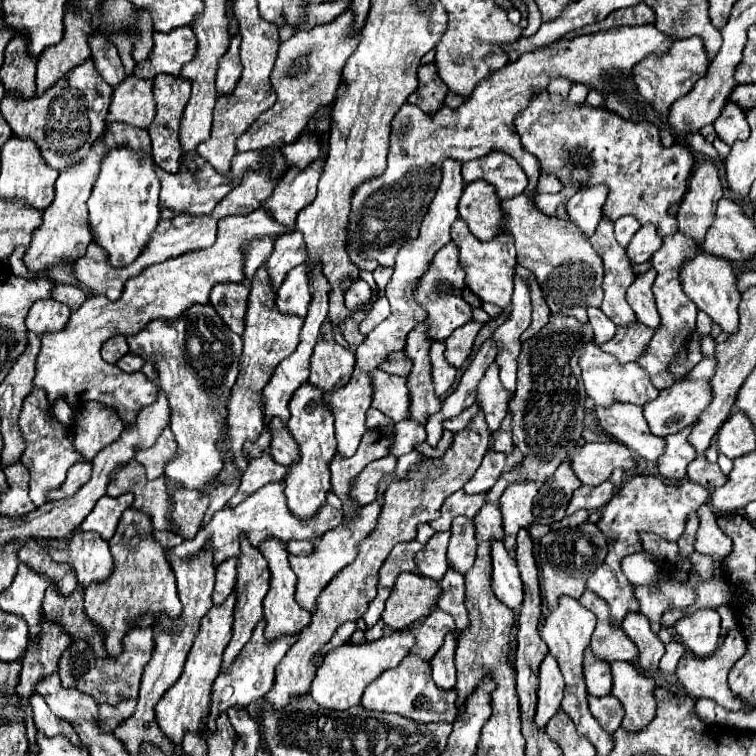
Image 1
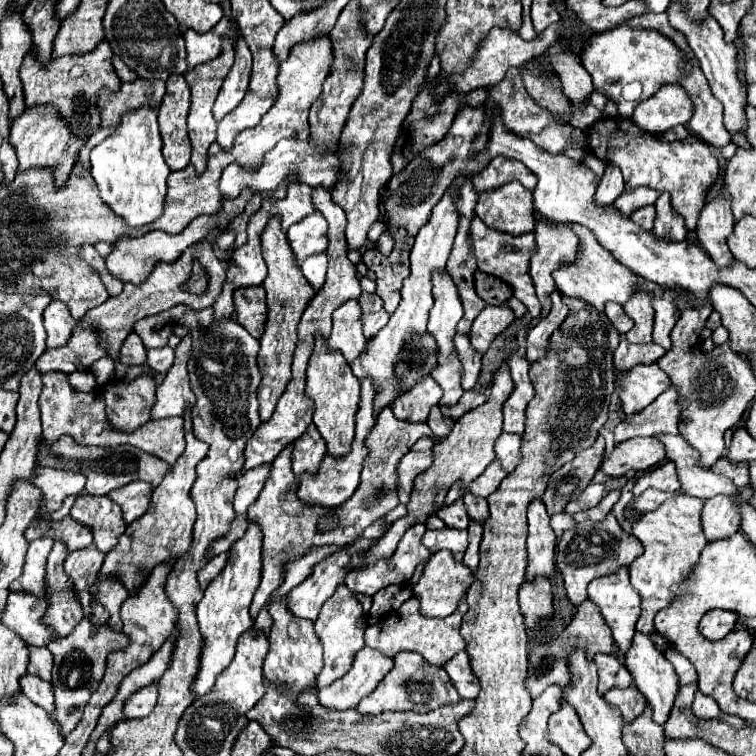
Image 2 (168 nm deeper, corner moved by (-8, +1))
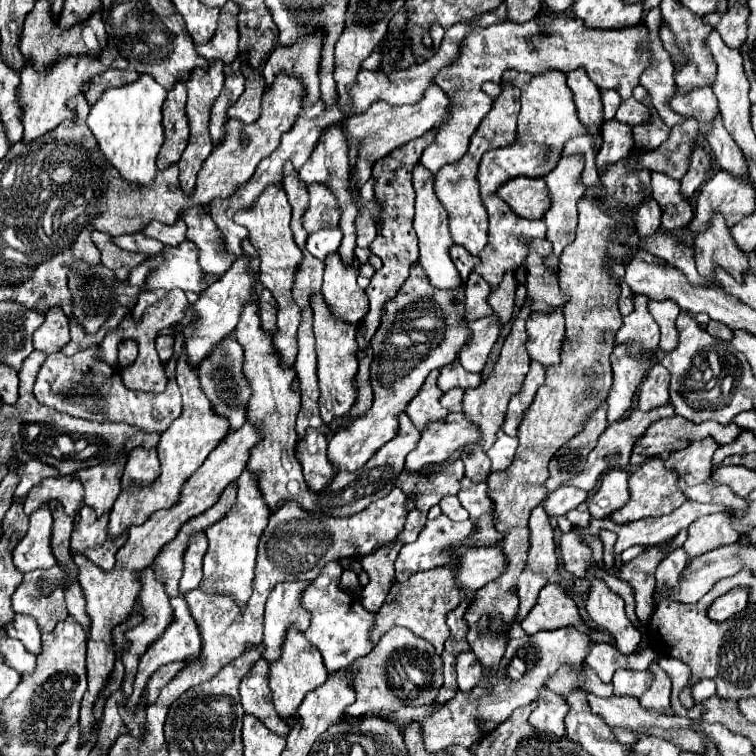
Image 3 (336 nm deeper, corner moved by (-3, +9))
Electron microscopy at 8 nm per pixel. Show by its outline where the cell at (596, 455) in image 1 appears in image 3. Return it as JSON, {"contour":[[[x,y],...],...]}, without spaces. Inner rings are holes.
{"contour":[[[673,415],[669,419],[659,419],[647,427],[643,437],[637,439],[631,453],[647,455],[647,457],[665,457],[677,449],[687,447],[693,439],[703,439],[711,435],[717,443],[729,443],[741,433],[741,429],[735,423],[719,425],[715,421],[705,423],[689,423],[683,421],[683,417]]]}

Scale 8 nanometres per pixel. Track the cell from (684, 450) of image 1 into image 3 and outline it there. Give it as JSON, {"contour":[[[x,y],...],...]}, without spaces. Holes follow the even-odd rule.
{"contour":[[[653,457],[647,463],[643,463],[635,473],[631,473],[629,477],[629,501],[617,509],[611,517],[615,517],[615,521],[623,523],[623,521],[635,521],[635,519],[645,519],[645,517],[661,517],[667,513],[673,513],[679,505],[683,505],[683,495],[679,493],[679,489],[675,487],[677,481],[677,473],[667,469],[663,465],[661,457]]]}

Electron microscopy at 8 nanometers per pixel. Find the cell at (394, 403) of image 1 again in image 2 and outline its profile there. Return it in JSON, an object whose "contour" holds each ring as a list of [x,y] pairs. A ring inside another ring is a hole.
{"contour":[[[428,375],[422,381],[418,381],[412,391],[400,395],[392,405],[392,411],[402,421],[426,423],[430,409],[438,405],[440,397],[440,385],[436,385],[436,381]]]}

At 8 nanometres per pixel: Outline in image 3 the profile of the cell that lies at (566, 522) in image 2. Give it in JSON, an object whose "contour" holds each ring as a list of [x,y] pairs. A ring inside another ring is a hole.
{"contour":[[[573,509],[573,511],[569,511],[569,513],[567,513],[567,519],[569,519],[573,525],[583,527],[583,525],[587,525],[587,523],[589,523],[591,515],[589,515],[589,511],[583,511],[583,509]]]}

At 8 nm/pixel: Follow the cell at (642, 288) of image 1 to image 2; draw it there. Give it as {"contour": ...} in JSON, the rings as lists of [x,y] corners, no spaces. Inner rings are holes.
{"contour":[[[654,297],[652,305],[656,311],[656,315],[654,315],[654,343],[662,345],[668,351],[670,349],[670,331],[678,321],[680,309],[662,297]]]}

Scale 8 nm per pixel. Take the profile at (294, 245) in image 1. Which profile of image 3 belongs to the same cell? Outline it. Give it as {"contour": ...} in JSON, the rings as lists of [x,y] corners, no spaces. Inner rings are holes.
{"contour":[[[311,185],[309,205],[303,213],[303,229],[307,233],[315,233],[317,229],[329,229],[339,223],[339,205],[323,185]]]}

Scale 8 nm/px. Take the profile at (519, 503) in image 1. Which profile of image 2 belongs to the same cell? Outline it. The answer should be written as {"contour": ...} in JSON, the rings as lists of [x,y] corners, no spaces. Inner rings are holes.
{"contour":[[[532,501],[528,507],[528,571],[526,577],[556,577],[554,547],[556,535],[550,527],[550,515],[542,501]]]}

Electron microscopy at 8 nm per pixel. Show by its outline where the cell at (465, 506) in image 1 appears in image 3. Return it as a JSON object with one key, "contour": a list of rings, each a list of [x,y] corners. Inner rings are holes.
{"contour":[[[447,495],[447,497],[443,497],[443,501],[439,503],[439,507],[441,507],[441,511],[443,511],[449,519],[453,519],[453,521],[465,521],[465,519],[469,519],[469,513],[461,507],[457,495]]]}

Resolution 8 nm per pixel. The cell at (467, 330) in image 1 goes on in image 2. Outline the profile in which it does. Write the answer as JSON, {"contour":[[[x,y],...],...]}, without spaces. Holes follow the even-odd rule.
{"contour":[[[486,305],[480,311],[480,315],[476,317],[472,331],[470,331],[470,339],[472,339],[474,349],[484,353],[490,347],[490,343],[494,341],[494,337],[498,333],[502,333],[514,319],[516,317],[508,305],[500,305],[500,307]]]}

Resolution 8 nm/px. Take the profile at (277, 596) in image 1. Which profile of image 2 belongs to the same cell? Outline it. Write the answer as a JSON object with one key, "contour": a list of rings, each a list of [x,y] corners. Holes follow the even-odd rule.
{"contour":[[[286,597],[268,605],[270,615],[274,619],[272,633],[268,637],[270,651],[264,661],[264,677],[274,687],[278,687],[288,699],[298,699],[300,693],[308,689],[316,689],[316,677],[322,671],[322,645],[314,633],[314,621],[296,619],[286,609]]]}

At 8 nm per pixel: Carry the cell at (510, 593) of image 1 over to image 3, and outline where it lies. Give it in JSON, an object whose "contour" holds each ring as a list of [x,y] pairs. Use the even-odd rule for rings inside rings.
{"contour":[[[547,583],[541,593],[537,603],[533,605],[533,609],[529,611],[529,615],[521,621],[521,627],[527,635],[539,633],[539,631],[551,631],[551,629],[559,629],[559,627],[579,627],[585,633],[591,635],[593,643],[599,641],[609,641],[609,635],[603,631],[591,631],[587,629],[587,625],[581,621],[579,611],[573,603],[573,599],[569,595],[565,595],[565,591],[557,585],[557,583]]]}

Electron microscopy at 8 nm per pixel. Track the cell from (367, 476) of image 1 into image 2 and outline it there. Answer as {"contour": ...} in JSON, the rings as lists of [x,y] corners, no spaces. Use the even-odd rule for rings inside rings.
{"contour":[[[422,437],[400,459],[400,463],[398,463],[398,477],[400,477],[398,497],[400,497],[400,503],[406,503],[410,499],[414,479],[432,465],[432,461],[434,461],[434,453],[432,453],[434,443],[436,443],[434,437]]]}

